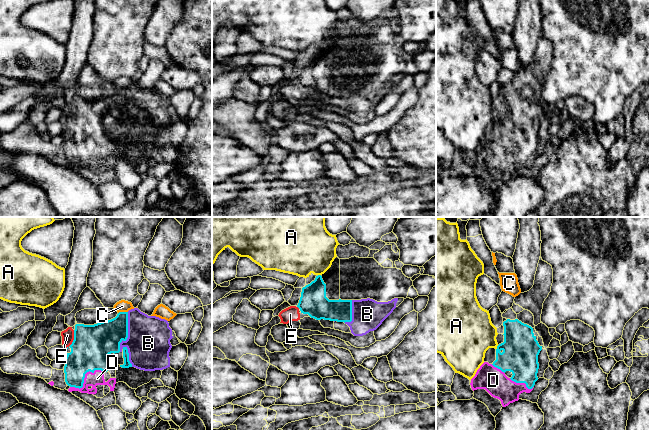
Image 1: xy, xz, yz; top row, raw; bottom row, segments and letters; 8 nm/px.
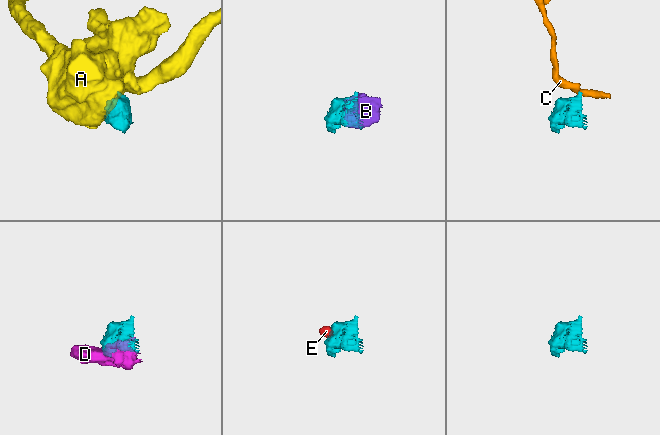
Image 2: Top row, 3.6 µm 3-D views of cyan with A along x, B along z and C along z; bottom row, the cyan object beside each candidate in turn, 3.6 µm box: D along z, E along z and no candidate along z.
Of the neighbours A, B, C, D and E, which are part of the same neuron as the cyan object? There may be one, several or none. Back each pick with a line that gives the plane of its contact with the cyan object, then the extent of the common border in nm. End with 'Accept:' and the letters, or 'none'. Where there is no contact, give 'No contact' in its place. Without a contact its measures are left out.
B: Touches cyan in xy. Shared border 320 nm
D: Touches cyan in xy. Shared border 300 nm
E: Touches cyan in xy. Shared border 170 nm
Accept: B, D, E

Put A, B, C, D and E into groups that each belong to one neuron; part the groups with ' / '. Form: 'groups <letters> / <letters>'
groups A / B D E / C

